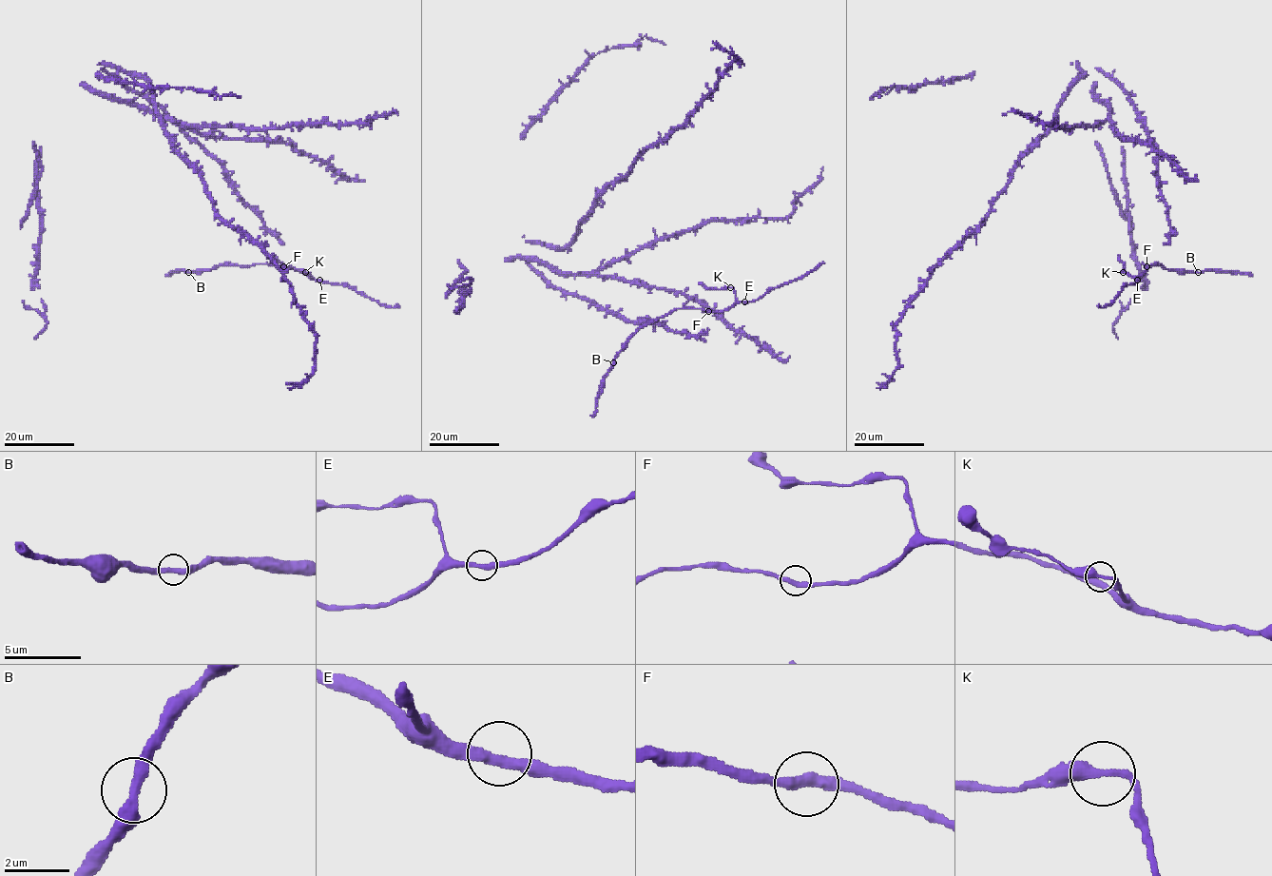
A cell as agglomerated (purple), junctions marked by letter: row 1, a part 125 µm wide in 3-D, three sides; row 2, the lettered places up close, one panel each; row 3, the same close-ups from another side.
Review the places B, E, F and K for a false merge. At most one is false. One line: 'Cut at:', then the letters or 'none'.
Cut at: none

